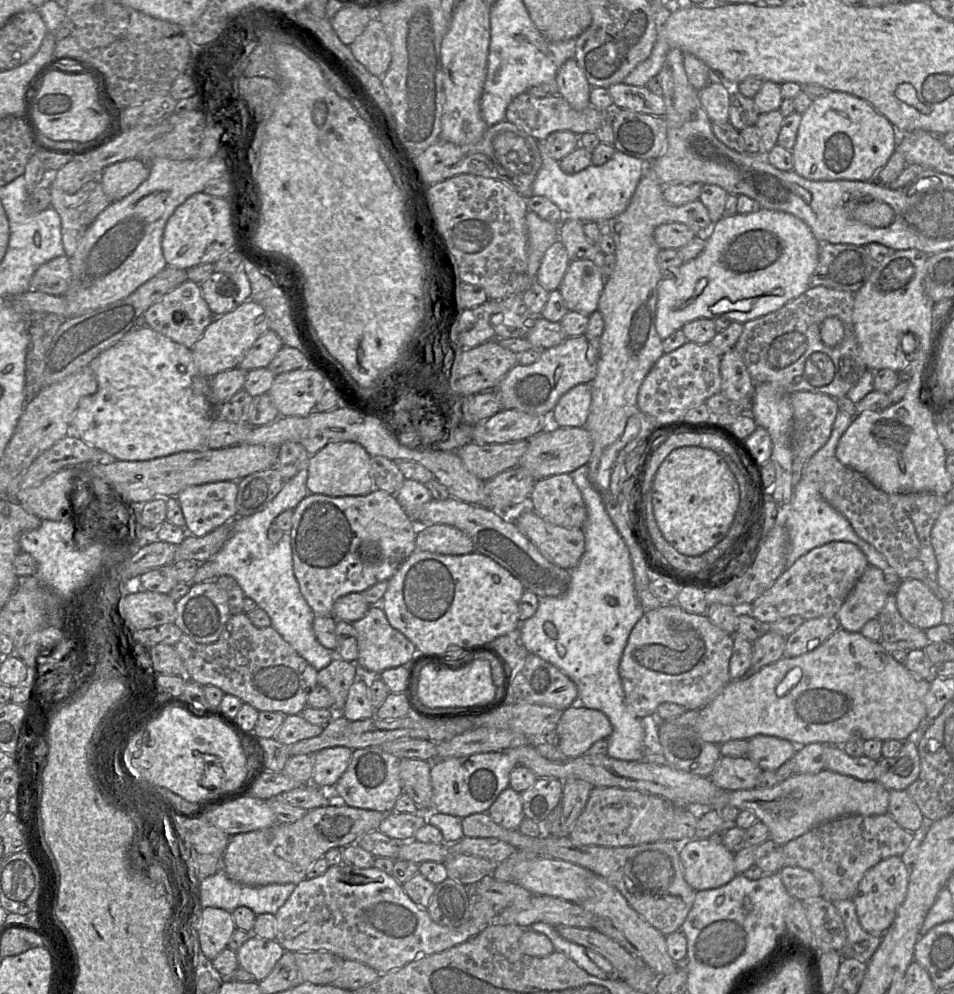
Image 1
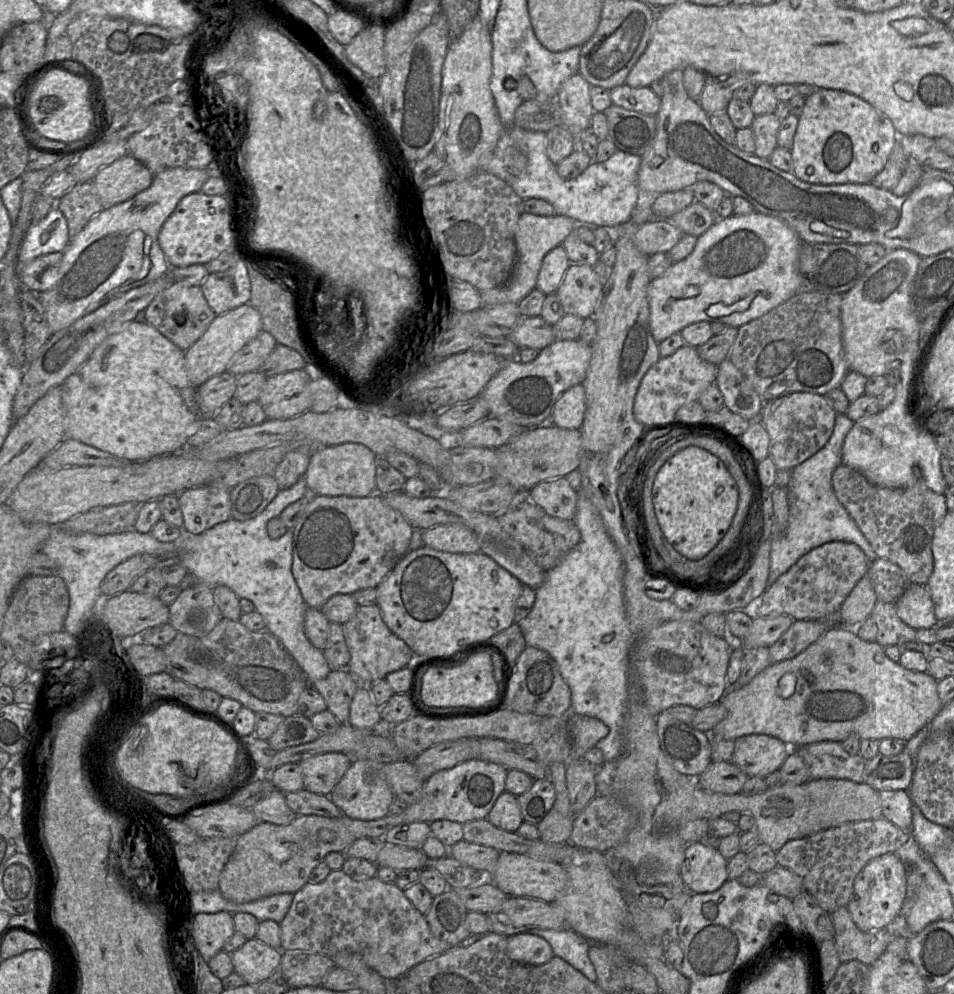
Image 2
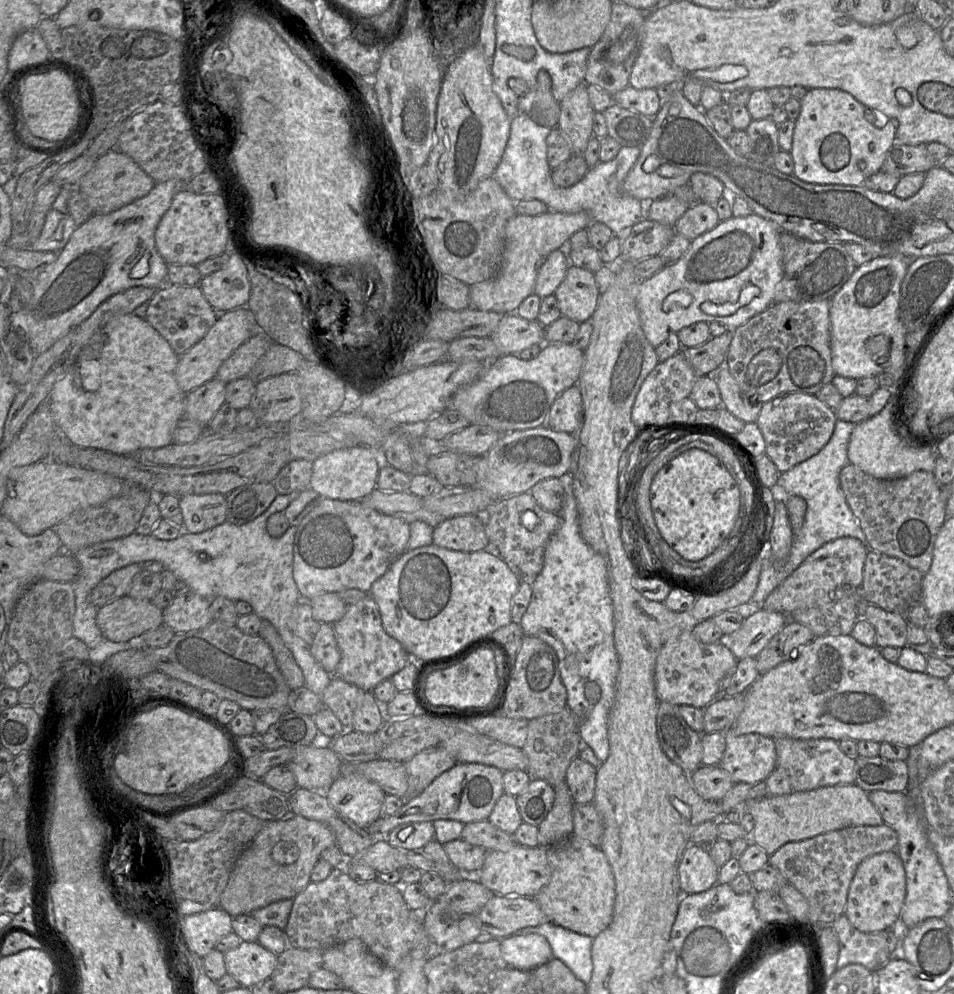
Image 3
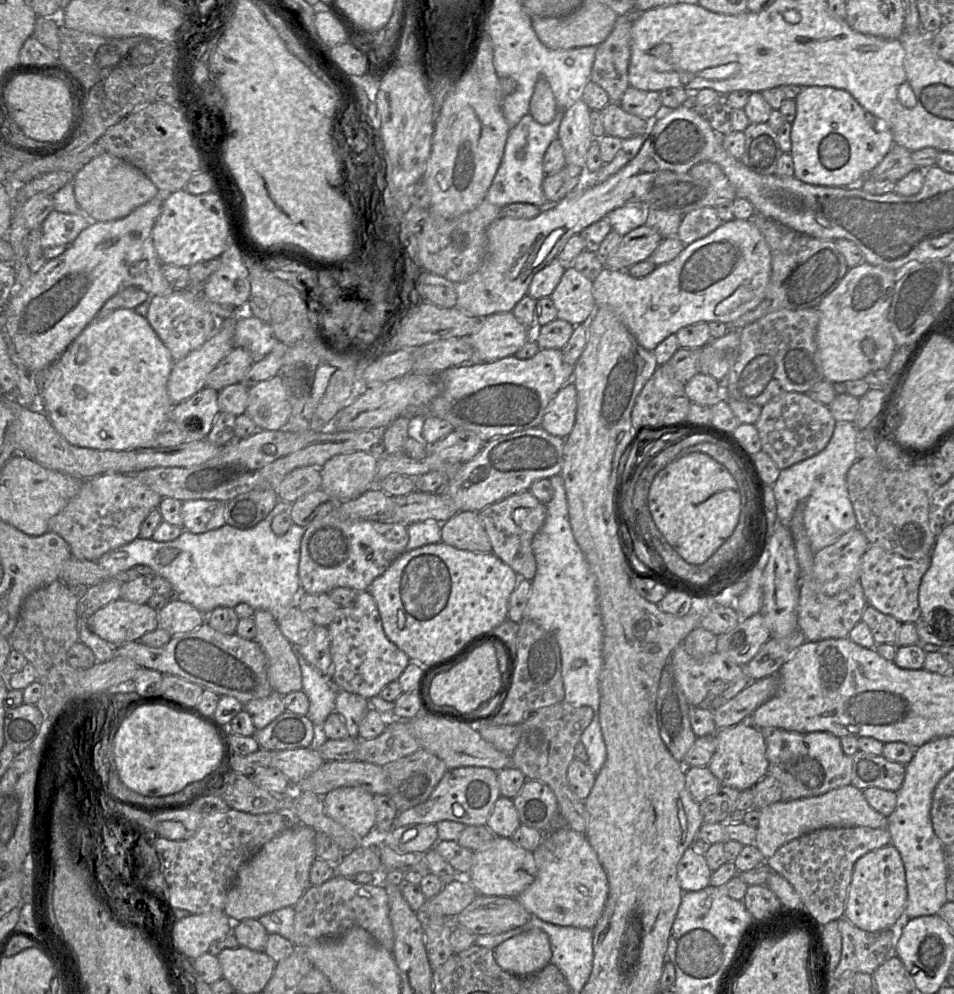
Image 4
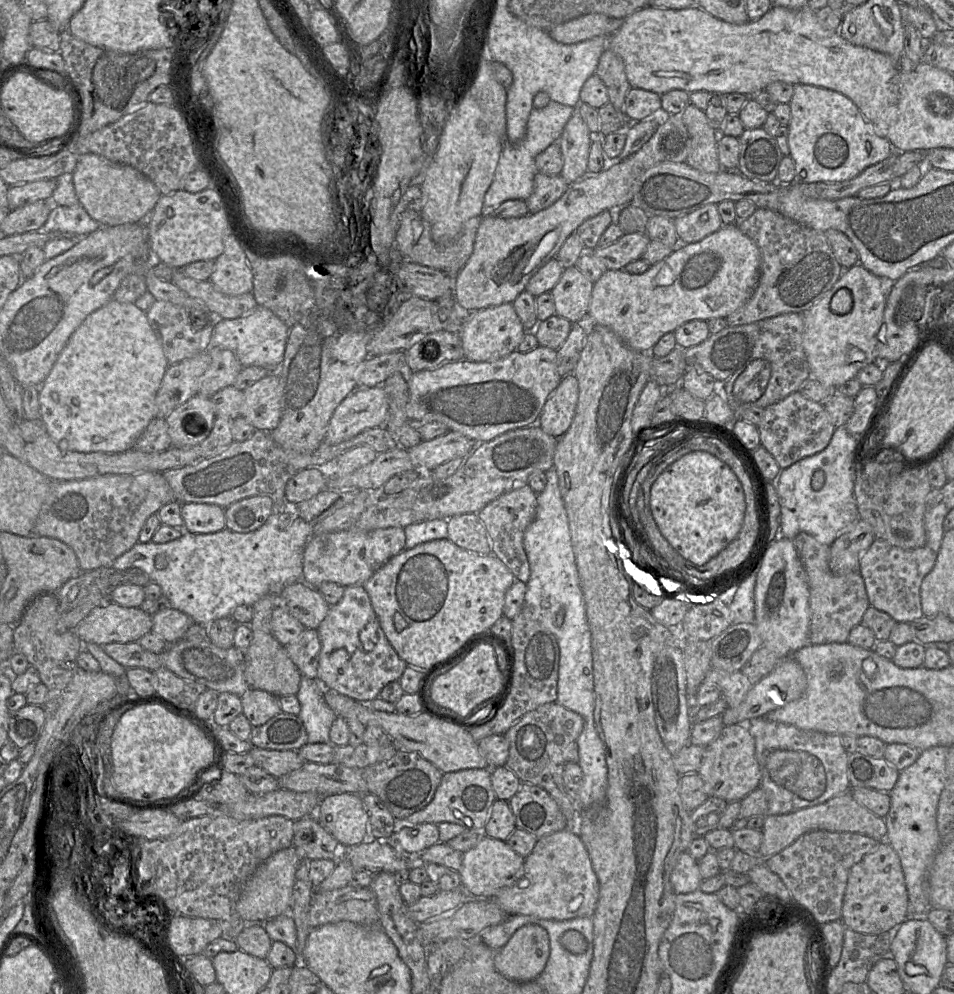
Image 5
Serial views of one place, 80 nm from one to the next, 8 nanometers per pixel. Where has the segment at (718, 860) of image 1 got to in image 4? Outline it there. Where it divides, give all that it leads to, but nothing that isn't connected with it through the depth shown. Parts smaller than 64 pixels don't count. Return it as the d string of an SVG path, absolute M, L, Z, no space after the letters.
M689 847L677 865L677 877L683 892L698 891L710 885L712 871L704 855L694 852Z

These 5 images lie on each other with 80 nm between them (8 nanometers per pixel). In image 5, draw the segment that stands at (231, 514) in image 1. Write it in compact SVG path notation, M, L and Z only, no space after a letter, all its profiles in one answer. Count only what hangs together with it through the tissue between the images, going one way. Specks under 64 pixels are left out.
M182 504L183 529L191 533L215 533L226 528L225 508L214 504Z

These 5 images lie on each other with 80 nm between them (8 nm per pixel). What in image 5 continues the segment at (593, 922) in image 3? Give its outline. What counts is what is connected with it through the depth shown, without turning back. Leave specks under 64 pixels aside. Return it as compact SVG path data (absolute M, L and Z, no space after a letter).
M564 829L539 838L525 858L517 879L500 889L492 899L508 915L534 916L547 920L593 917L599 896L599 882L580 836Z

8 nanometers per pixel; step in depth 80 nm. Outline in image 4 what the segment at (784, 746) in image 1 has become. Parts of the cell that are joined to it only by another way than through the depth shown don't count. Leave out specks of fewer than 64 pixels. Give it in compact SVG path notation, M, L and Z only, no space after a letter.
M748 722L717 730L717 748L707 765L723 787L732 787L740 792L754 787L768 774L766 743L760 729Z

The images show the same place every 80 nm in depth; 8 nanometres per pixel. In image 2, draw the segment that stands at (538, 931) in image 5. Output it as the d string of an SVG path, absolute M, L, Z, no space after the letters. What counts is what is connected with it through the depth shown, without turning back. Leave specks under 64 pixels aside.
M527 931L509 936L506 950L512 960L532 966L544 964L554 956L544 938Z

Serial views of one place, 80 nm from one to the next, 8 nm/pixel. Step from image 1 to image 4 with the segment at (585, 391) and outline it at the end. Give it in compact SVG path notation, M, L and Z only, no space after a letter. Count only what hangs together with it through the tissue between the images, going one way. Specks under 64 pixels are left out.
M572 381L565 384L548 403L540 427L565 439L573 429L577 410L577 391Z

